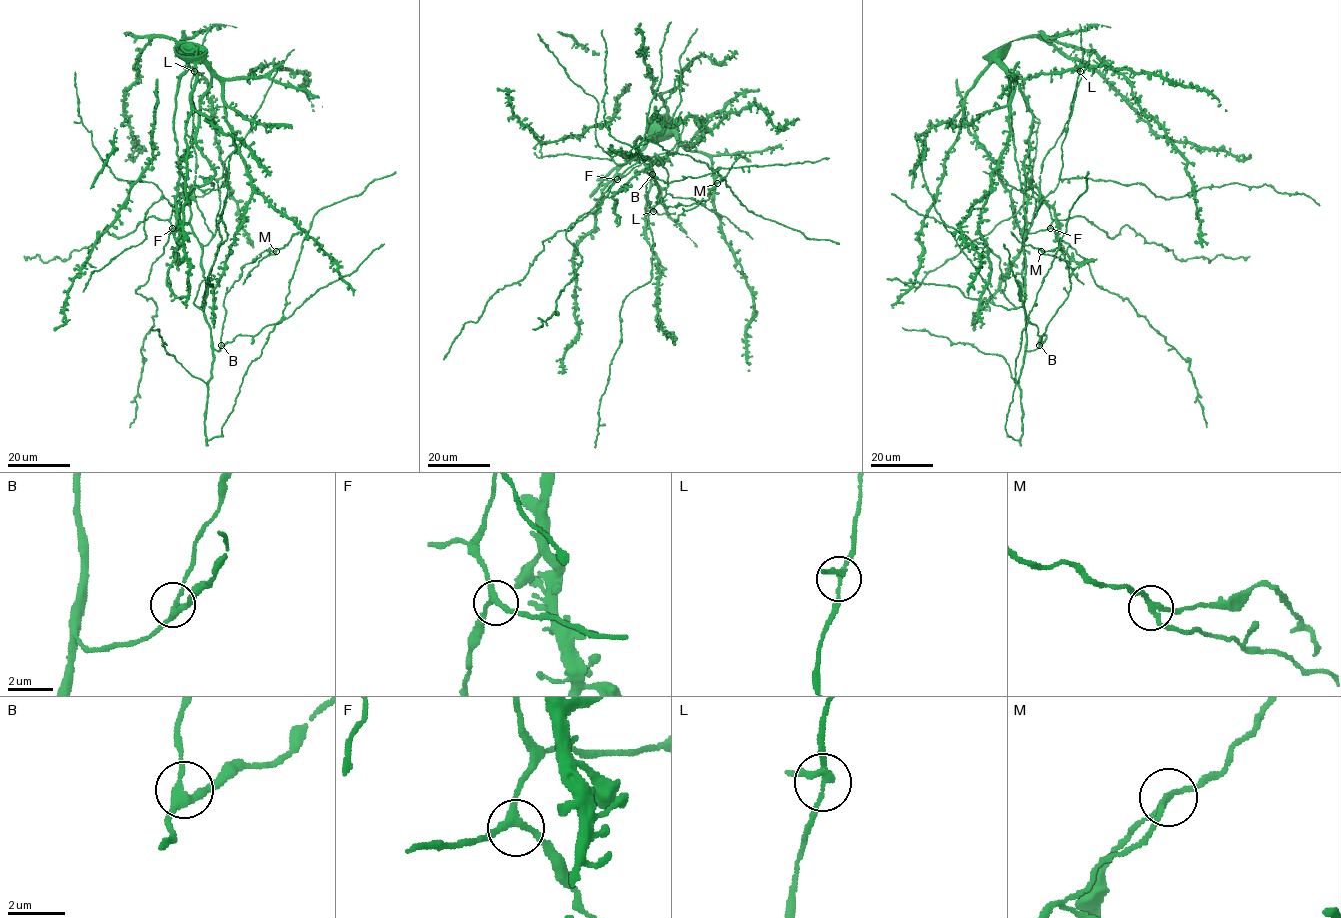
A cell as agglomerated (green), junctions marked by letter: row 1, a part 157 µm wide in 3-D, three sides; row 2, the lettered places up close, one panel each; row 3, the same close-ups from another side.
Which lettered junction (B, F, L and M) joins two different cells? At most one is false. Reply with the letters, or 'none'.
M

